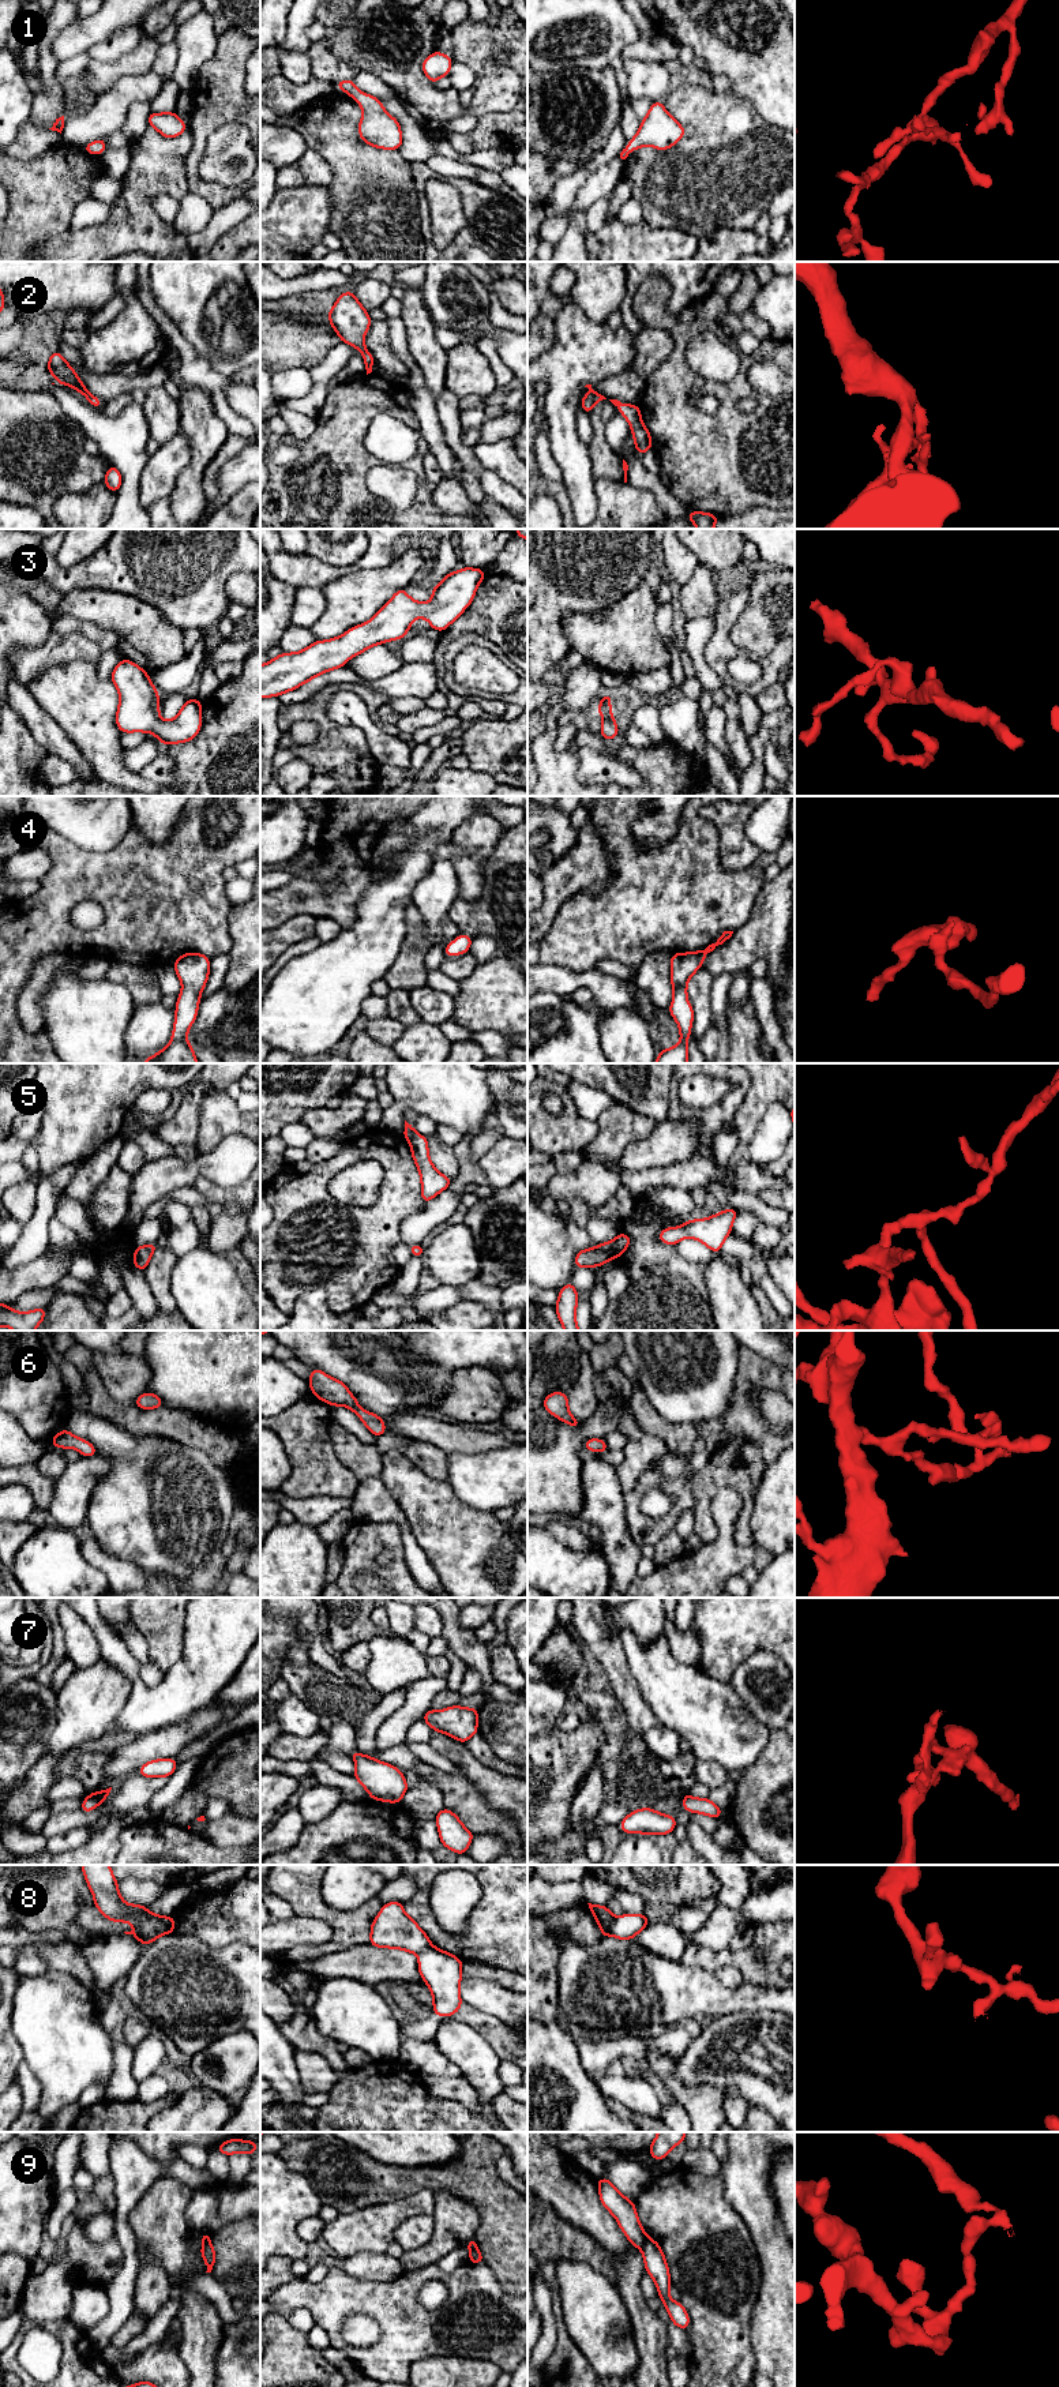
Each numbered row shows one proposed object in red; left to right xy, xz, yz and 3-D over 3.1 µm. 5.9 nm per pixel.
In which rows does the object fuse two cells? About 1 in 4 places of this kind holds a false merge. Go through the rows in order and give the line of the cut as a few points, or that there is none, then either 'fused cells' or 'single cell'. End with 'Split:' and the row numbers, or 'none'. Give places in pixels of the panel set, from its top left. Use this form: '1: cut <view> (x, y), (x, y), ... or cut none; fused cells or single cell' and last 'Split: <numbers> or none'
1: cut none; single cell
2: cut none; single cell
3: cut none; single cell
4: cut none; single cell
5: cut yz (597, 1246), (609, 1258); fused cells
6: cut none; single cell
7: cut none; single cell
8: cut xy (164, 1917), (157, 1935); fused cells
9: cut yz (648, 2237), (639, 2248); fused cells
Split: 5, 8, 9

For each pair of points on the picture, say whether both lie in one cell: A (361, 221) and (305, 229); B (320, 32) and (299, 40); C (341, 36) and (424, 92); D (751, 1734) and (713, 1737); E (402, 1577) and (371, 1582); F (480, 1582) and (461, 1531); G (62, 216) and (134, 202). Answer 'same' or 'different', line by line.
A: different
B: different
C: same
D: same
E: different
F: same
G: different

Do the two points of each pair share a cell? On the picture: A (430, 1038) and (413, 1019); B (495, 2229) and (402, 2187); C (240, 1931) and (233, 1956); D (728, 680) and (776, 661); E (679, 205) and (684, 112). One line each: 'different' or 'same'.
A: different
B: same
C: different
D: same
E: same

